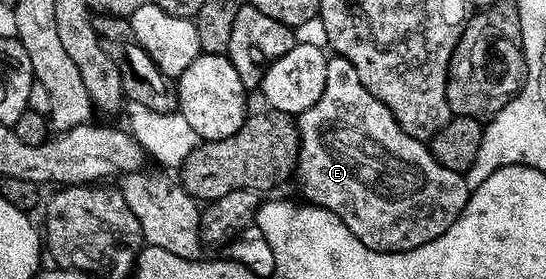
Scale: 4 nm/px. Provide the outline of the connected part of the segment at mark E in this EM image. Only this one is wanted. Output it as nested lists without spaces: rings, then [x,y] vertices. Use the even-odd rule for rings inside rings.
[[[337,55],[331,56],[326,63],[326,82],[322,94],[316,103],[312,103],[312,107],[308,107],[304,112],[297,114],[296,124],[298,127],[298,167],[296,170],[296,182],[298,181],[298,189],[303,193],[305,200],[310,205],[323,205],[328,211],[332,211],[342,224],[348,226],[352,231],[352,235],[356,235],[356,239],[360,239],[360,243],[364,243],[364,247],[375,249],[381,253],[403,253],[406,249],[421,249],[424,243],[428,243],[432,239],[436,239],[444,231],[448,231],[448,227],[452,227],[452,223],[456,218],[461,217],[466,201],[471,195],[471,190],[466,188],[466,178],[456,171],[448,171],[448,167],[440,164],[430,153],[430,146],[425,141],[417,141],[412,135],[408,135],[408,131],[404,131],[404,127],[394,117],[394,113],[390,107],[372,95],[364,83],[360,81],[360,76],[356,73],[355,67],[348,59]]]

